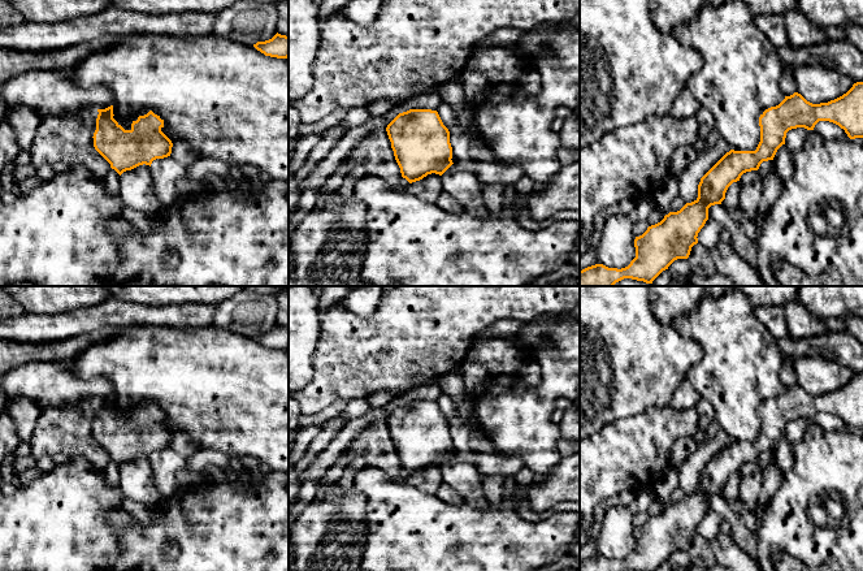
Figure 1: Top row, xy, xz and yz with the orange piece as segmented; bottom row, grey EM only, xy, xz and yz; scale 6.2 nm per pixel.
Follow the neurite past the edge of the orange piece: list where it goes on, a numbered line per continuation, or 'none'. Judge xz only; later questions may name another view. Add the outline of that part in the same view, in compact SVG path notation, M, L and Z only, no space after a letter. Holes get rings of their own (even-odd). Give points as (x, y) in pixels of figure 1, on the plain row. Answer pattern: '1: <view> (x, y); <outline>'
none

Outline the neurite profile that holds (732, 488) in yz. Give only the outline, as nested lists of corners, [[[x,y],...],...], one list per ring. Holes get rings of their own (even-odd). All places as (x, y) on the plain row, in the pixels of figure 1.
[[[737,472],[728,479],[724,490],[727,501],[734,501],[738,498],[741,477],[742,475]]]

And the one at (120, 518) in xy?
[[[117,509],[108,514],[108,519],[116,529],[123,529],[133,523],[134,516],[127,510]]]

